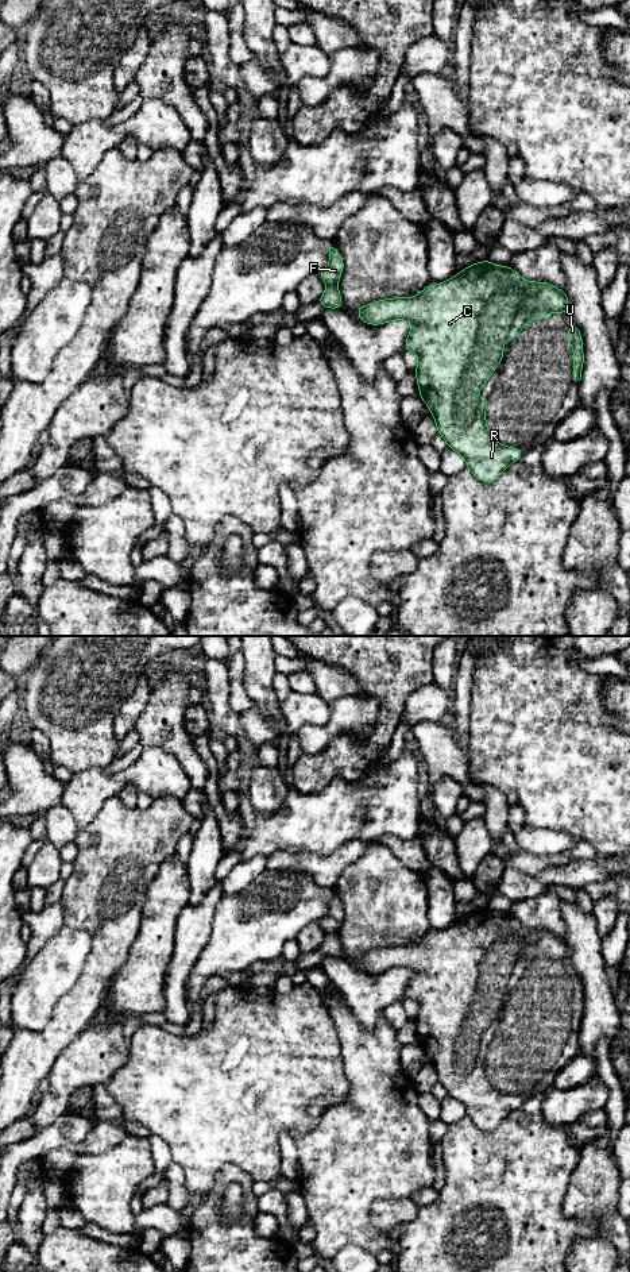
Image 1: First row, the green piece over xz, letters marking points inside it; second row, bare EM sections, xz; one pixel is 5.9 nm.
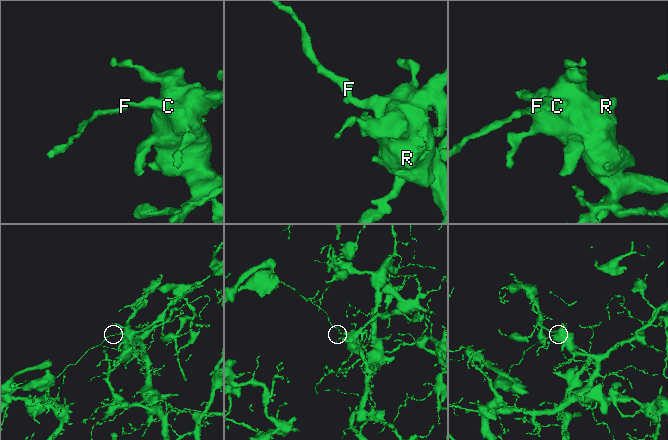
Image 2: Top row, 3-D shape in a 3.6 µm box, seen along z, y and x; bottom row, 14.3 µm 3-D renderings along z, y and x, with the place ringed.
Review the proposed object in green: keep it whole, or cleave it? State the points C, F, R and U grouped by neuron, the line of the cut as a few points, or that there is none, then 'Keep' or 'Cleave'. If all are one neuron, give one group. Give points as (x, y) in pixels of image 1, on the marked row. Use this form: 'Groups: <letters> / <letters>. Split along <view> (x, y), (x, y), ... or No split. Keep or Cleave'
Groups: C R U / F. Split along xz (335, 282), (328, 285). Cleave

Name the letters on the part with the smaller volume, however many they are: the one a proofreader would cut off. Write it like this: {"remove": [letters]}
{"remove": ["F"]}

